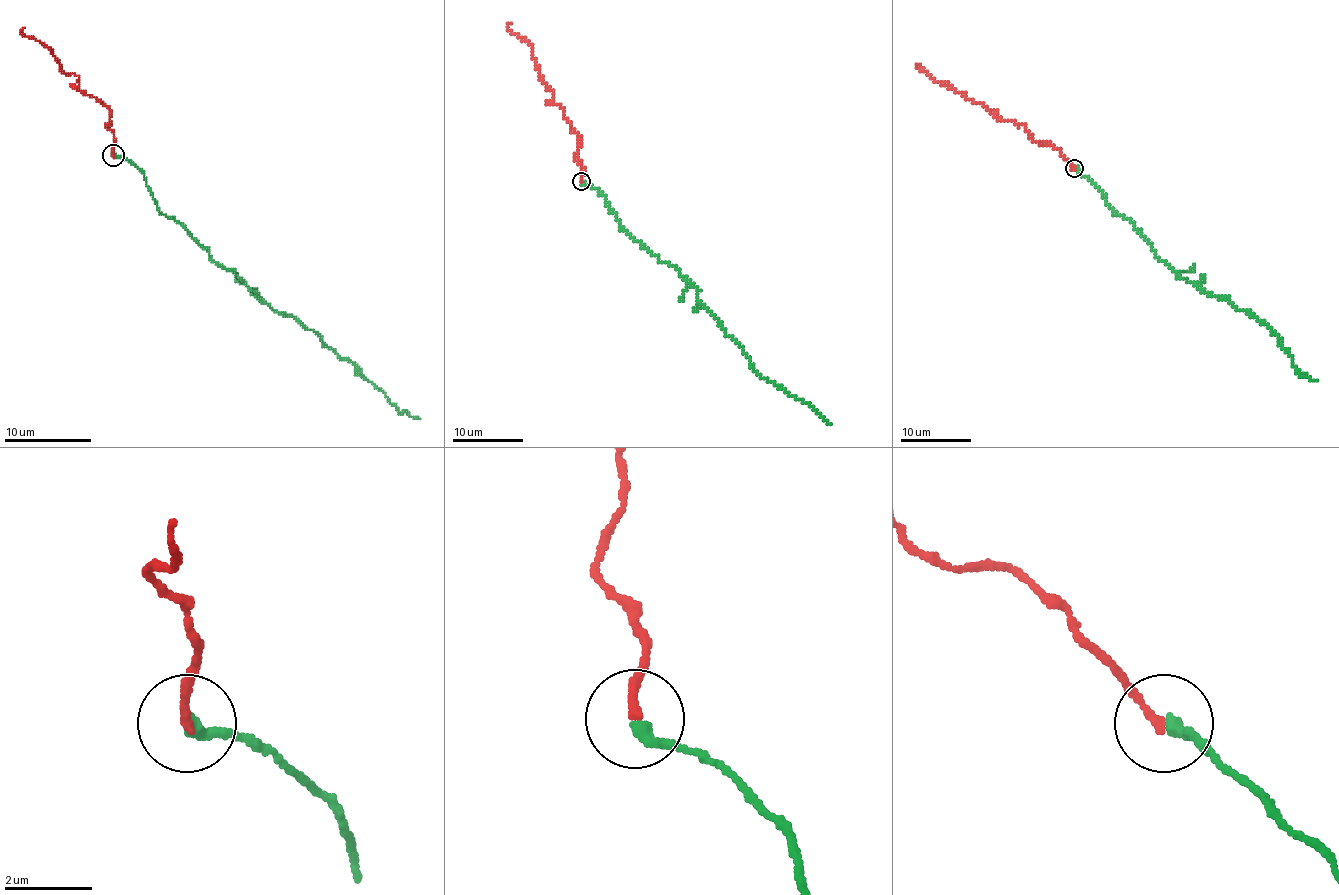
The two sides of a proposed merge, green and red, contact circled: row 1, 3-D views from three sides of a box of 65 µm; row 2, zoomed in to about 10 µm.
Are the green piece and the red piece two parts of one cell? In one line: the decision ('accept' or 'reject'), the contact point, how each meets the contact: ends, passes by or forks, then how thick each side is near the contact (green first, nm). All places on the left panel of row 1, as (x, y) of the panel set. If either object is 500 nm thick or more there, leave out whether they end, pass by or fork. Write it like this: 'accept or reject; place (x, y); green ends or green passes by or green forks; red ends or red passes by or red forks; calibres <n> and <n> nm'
accept; place (113, 155); green ends; red ends; calibres 320 and 200 nm

